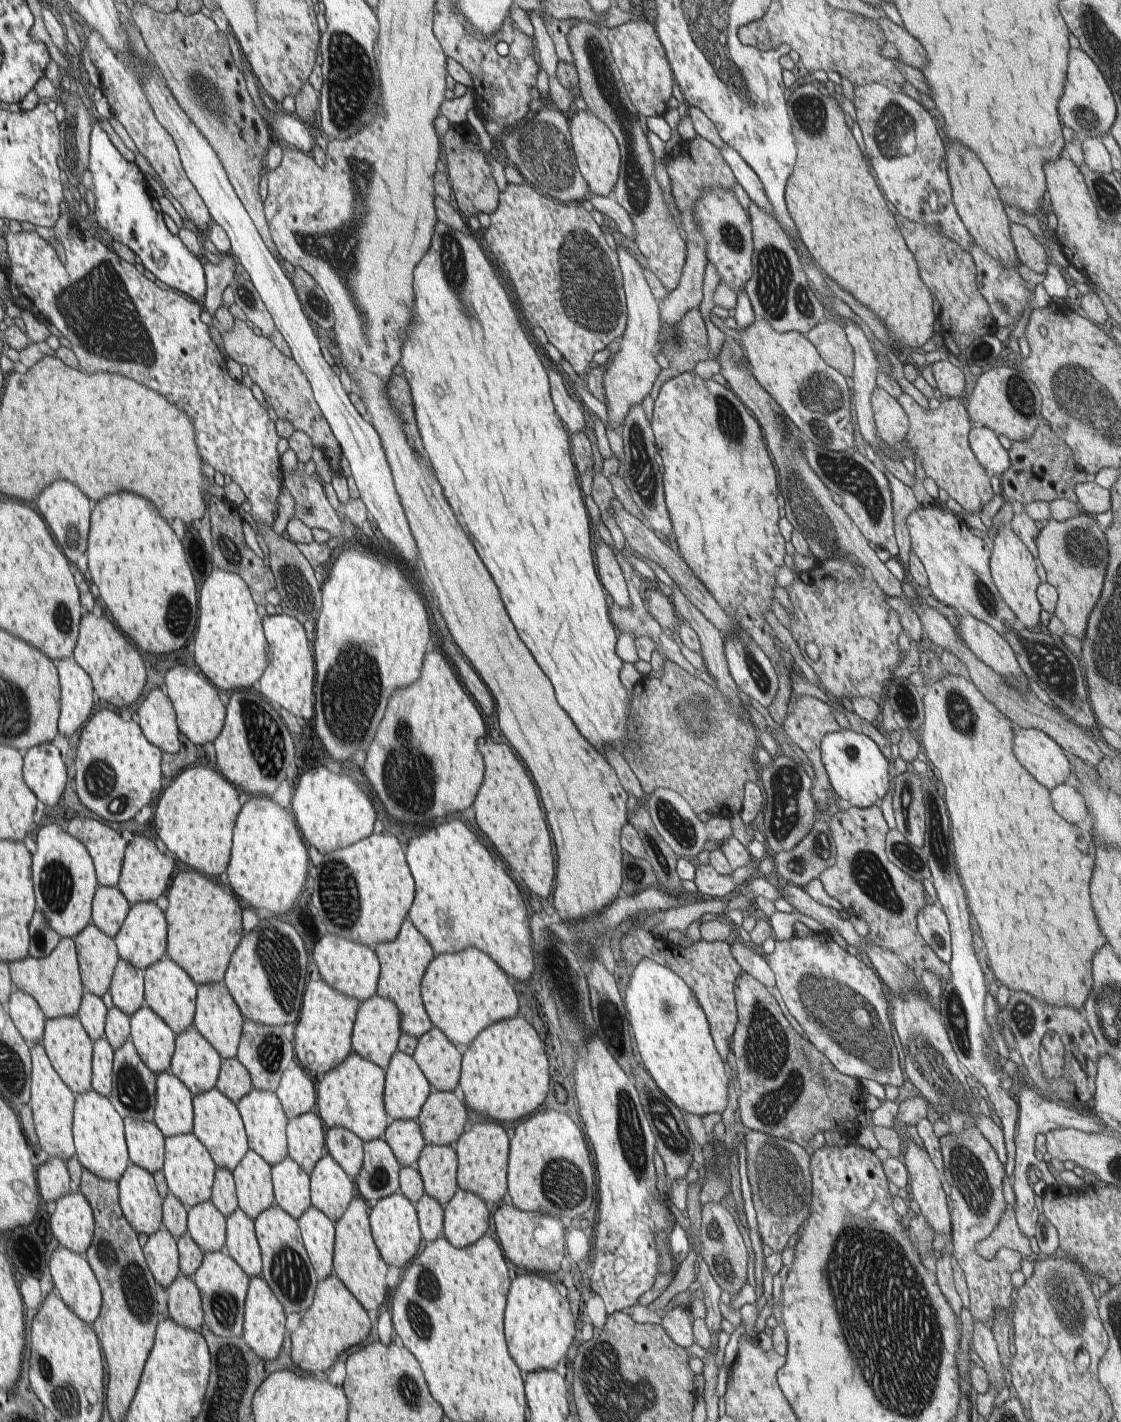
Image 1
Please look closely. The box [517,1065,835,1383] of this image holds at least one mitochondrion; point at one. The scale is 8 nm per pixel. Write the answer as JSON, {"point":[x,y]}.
{"point":[779,1174]}

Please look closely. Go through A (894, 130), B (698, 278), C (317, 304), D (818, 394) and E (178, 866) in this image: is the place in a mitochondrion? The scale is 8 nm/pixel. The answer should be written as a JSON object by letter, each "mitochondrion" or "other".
{"A":"mitochondrion","B":"other","C":"mitochondrion","D":"mitochondrion","E":"other"}

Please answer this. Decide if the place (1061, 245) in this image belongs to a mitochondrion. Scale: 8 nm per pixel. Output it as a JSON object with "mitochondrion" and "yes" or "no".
{"mitochondrion":"no"}

